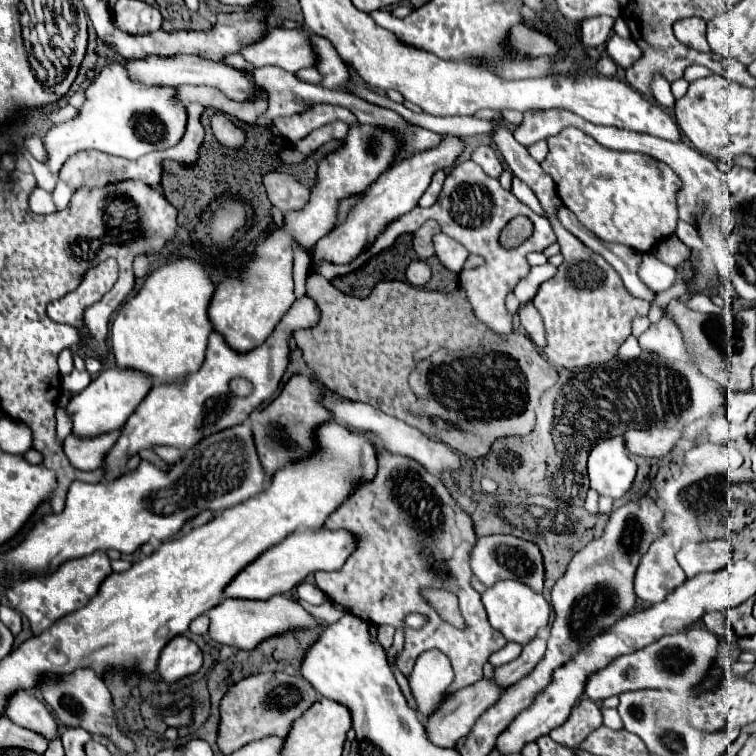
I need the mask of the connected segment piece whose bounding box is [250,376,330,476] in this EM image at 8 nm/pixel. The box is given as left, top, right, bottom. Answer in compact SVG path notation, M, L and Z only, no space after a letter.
M292 376L282 388L278 398L274 398L266 408L254 410L250 414L258 456L268 476L272 476L286 462L302 460L304 456L314 452L314 442L312 442L314 432L312 430L320 422L330 420L330 414L318 404L318 396L322 396L322 388L316 382L312 382L306 376Z

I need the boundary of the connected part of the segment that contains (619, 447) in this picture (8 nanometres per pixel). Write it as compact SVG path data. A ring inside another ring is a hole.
M616 436L596 444L588 456L588 478L590 488L598 496L610 496L612 500L622 498L636 476L636 462L626 452L624 438Z

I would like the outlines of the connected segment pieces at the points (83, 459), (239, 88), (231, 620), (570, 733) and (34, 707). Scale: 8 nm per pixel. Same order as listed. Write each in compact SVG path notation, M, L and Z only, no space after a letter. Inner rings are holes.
M114 430L114 432L106 432L102 436L92 436L92 438L78 438L70 434L64 440L64 452L70 464L74 464L78 470L100 468L104 464L106 454L120 438L120 432L122 430Z
M174 56L174 60L136 60L136 62L126 62L126 70L146 82L146 84L166 84L166 86L180 86L180 84L190 84L190 86L212 86L232 100L248 100L256 96L262 88L260 86L242 86L242 82L254 82L250 76L246 76L242 70L236 70L228 64L214 64L212 60L194 60L190 56Z
M272 596L268 600L224 598L206 614L210 618L210 638L234 648L254 648L258 640L266 640L266 636L274 636L274 632L286 632L286 628L310 628L310 624L314 624L314 618L298 602L292 602L286 596Z
M584 698L572 708L570 718L562 726L550 732L550 738L556 742L562 742L564 746L578 748L578 744L600 726L602 726L600 708L592 700Z
M14 692L14 696L10 696L6 704L6 716L22 728L42 732L48 740L56 738L58 726L52 714L44 706L44 702L32 692Z

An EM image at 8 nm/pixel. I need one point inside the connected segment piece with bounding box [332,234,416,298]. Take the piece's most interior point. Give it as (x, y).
(391, 265)

